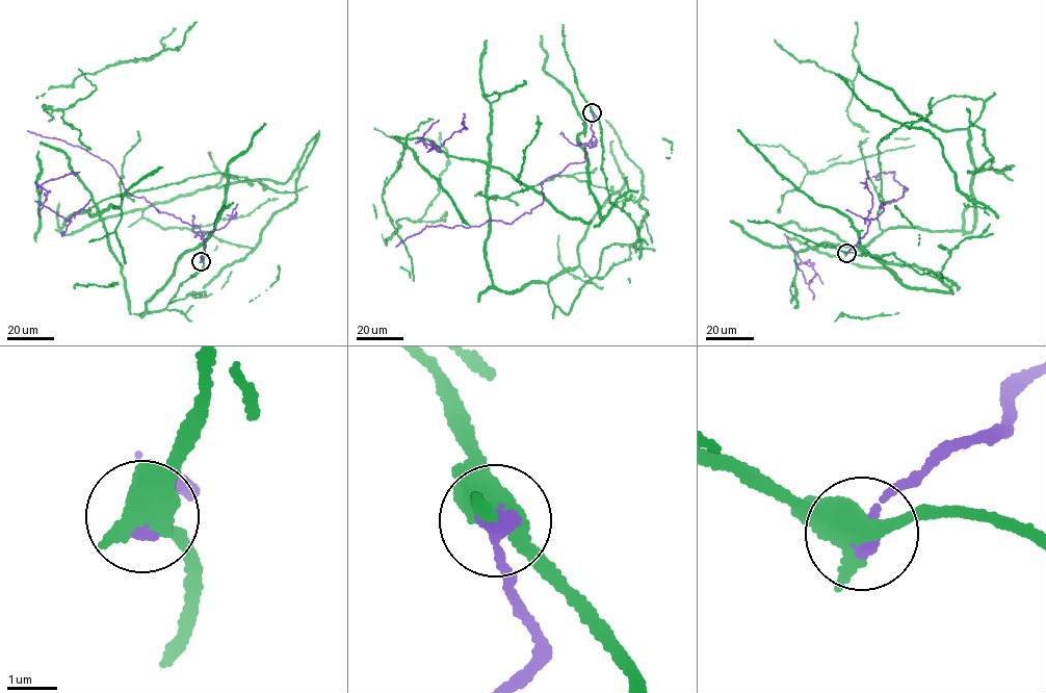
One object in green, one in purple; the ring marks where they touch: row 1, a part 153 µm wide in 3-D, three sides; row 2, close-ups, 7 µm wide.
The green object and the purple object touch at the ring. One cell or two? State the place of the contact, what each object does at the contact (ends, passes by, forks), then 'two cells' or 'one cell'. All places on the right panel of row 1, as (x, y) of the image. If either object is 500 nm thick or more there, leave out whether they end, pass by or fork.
at (846, 253); two cells

